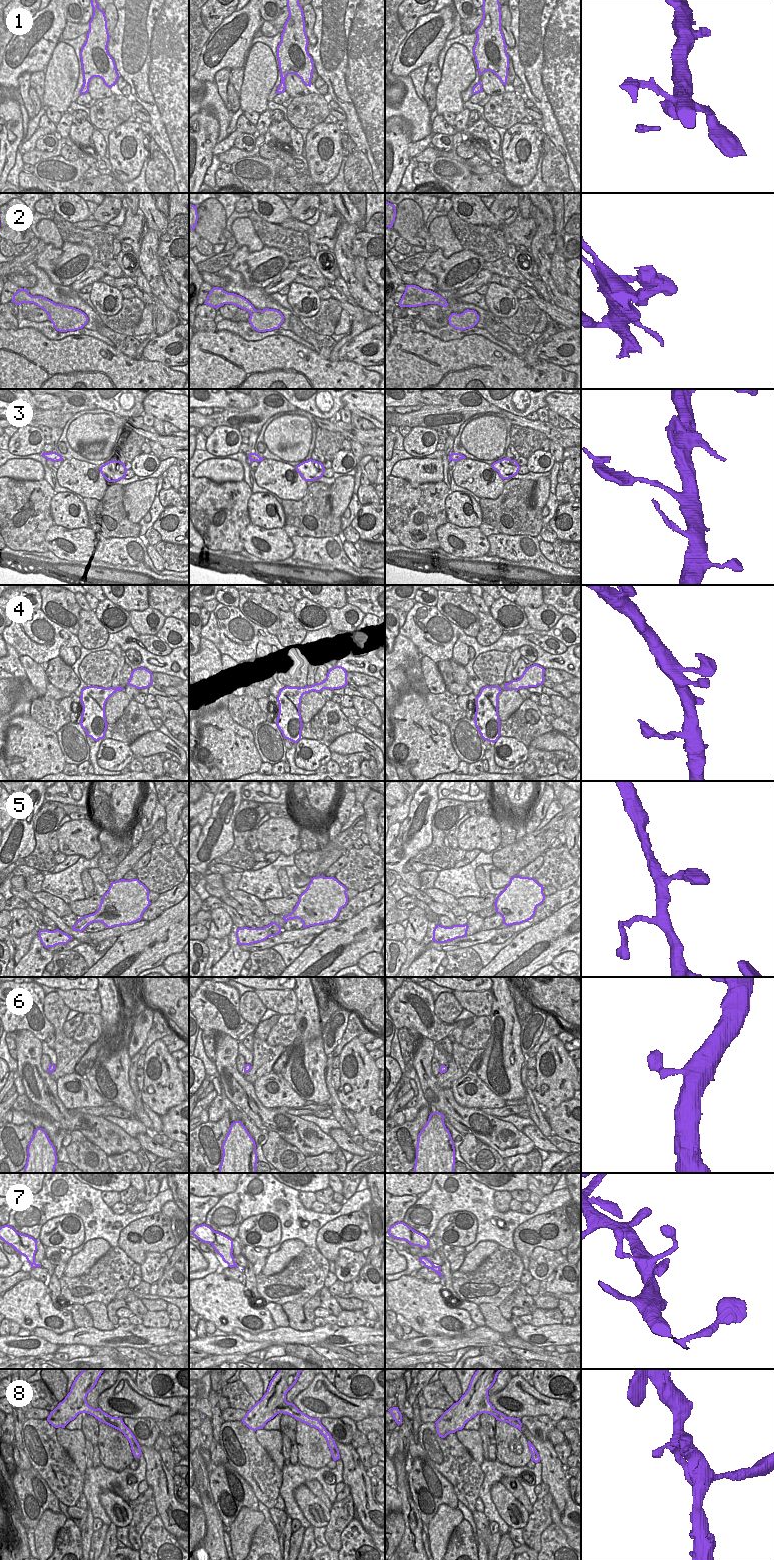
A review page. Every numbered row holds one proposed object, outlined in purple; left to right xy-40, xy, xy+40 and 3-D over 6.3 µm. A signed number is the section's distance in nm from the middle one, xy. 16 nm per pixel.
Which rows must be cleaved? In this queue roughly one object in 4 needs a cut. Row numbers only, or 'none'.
3

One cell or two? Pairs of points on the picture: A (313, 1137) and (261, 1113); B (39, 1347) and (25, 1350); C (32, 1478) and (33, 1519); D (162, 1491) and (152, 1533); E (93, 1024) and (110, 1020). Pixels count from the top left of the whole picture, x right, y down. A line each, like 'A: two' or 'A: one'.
A: one
B: one
C: one
D: two
E: two

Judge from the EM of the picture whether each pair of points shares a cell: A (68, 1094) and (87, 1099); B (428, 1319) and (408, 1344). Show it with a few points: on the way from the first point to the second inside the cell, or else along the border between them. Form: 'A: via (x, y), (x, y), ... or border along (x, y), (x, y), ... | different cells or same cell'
A: via (73, 1094), (80, 1094), (82, 1096) | same cell
B: border along (424, 1335), (445, 1335), (447, 1337) | different cells

